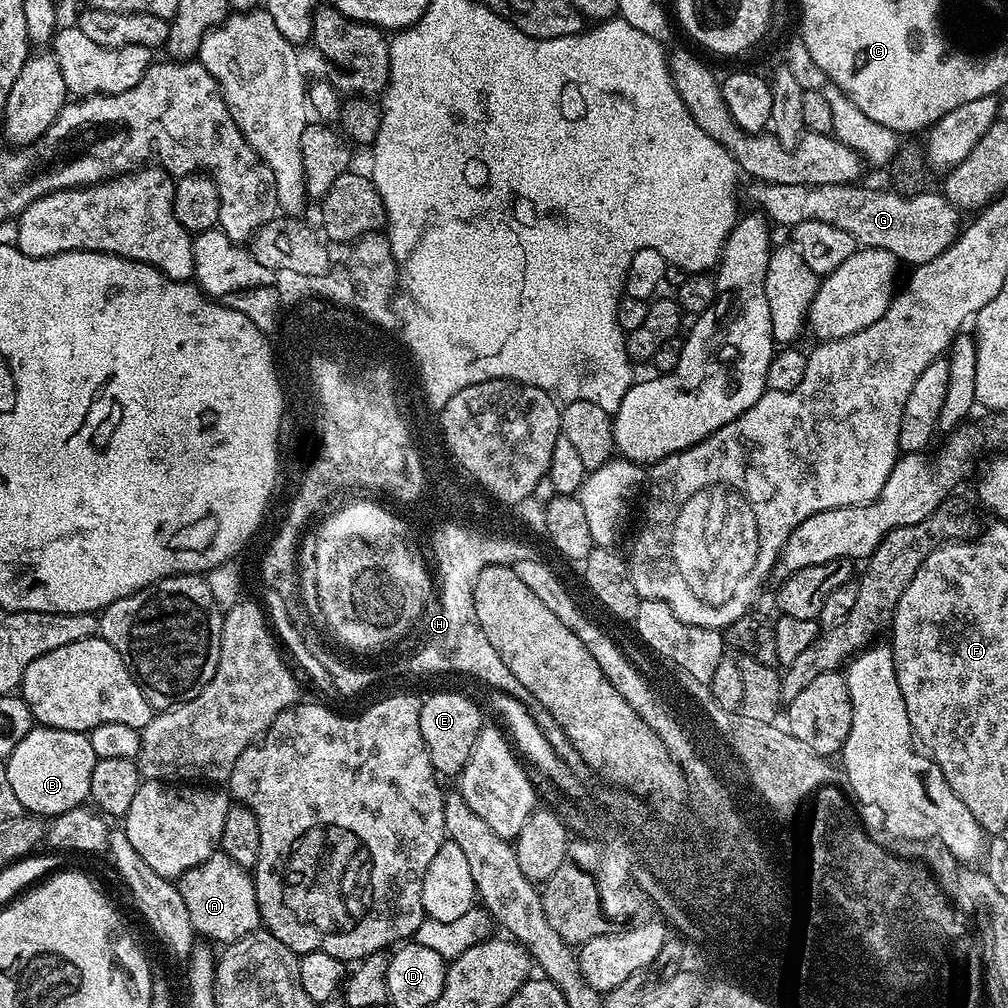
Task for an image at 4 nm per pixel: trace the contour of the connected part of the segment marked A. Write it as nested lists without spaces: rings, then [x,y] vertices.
[[[222,850],[183,872],[178,878],[178,887],[192,927],[205,941],[217,940],[220,946],[227,946],[261,927],[255,879],[249,869],[238,866],[234,858]]]

